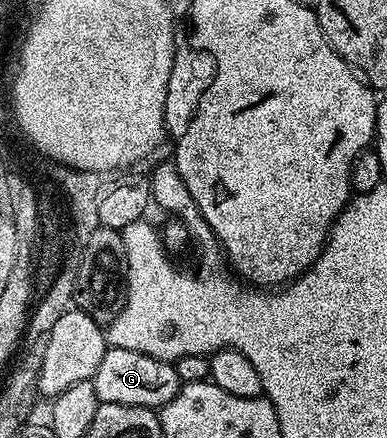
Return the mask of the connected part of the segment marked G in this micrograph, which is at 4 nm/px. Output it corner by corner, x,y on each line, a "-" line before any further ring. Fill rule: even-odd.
108,348
93,378
100,403
125,403
133,407
145,407
156,411
168,405
179,393
181,384
174,364
141,351

